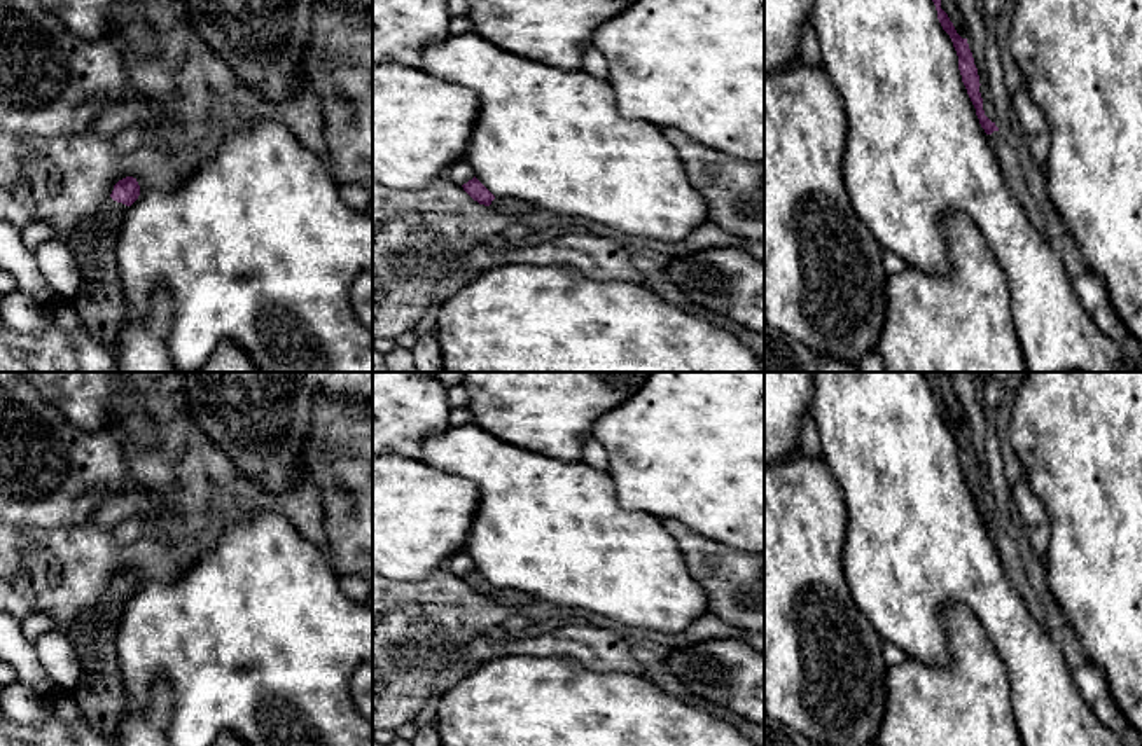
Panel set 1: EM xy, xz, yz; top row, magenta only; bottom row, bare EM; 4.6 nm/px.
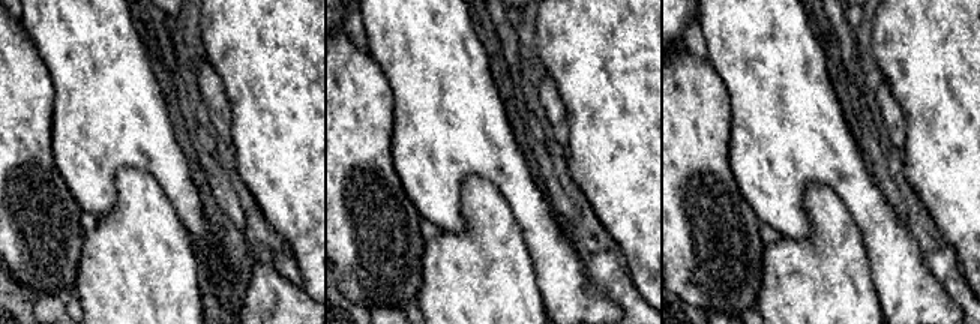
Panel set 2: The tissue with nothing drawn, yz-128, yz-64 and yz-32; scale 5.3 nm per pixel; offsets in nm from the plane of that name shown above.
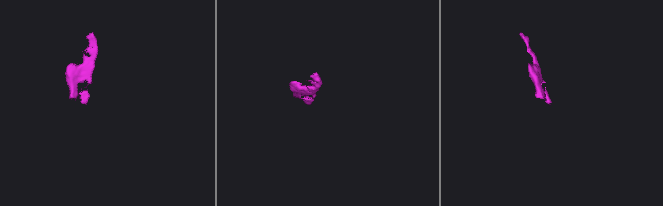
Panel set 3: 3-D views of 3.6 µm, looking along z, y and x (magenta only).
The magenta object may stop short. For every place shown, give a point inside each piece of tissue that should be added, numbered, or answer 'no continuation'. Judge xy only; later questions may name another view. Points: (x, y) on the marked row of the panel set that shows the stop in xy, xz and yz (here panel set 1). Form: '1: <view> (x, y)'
1: xy (100, 301)

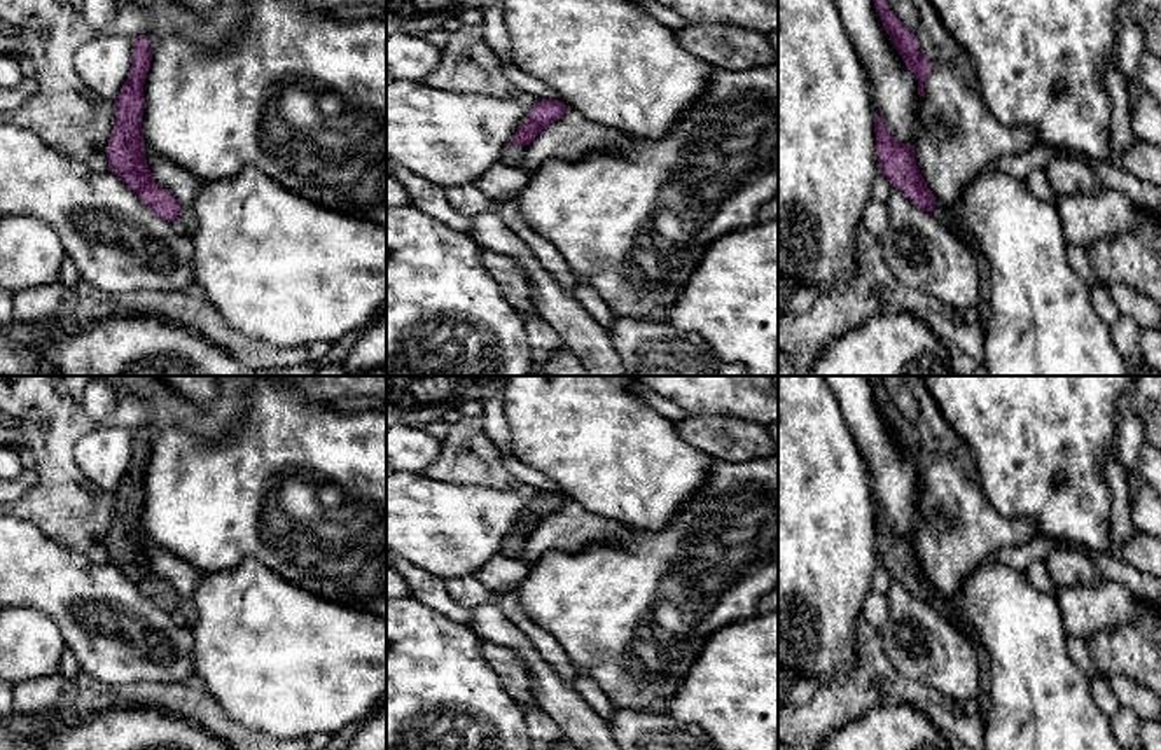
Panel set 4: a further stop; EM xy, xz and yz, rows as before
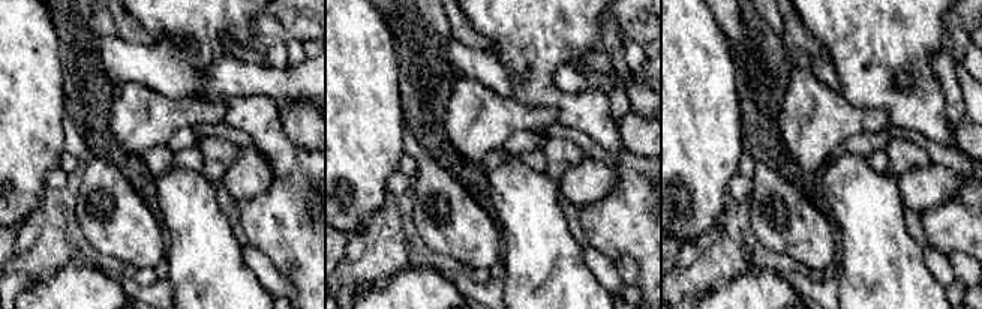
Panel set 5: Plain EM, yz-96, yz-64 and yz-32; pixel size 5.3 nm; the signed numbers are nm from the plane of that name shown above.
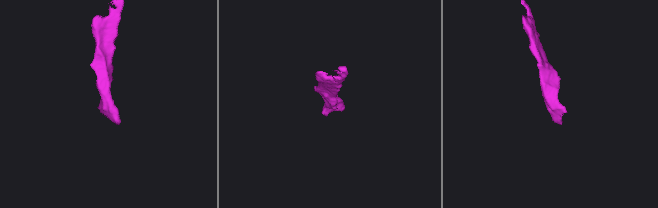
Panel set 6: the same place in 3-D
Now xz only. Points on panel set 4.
1: xz (514, 156)

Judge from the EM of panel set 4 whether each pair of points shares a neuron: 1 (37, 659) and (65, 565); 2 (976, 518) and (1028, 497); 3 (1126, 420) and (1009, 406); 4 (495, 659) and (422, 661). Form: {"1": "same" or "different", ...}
{"1": "different", "2": "different", "3": "different", "4": "different"}

